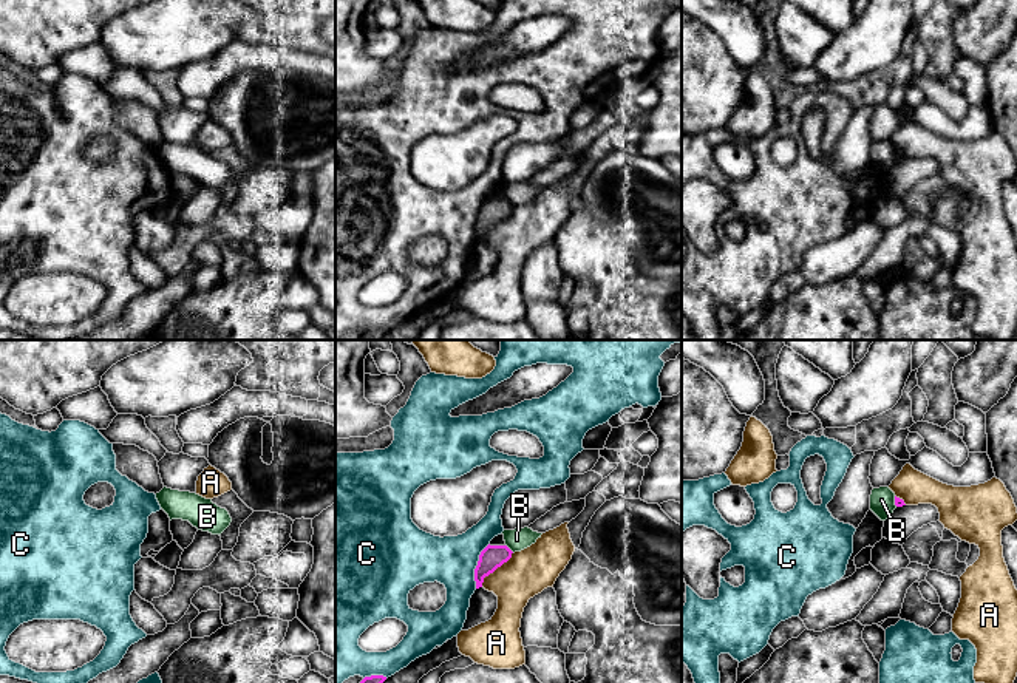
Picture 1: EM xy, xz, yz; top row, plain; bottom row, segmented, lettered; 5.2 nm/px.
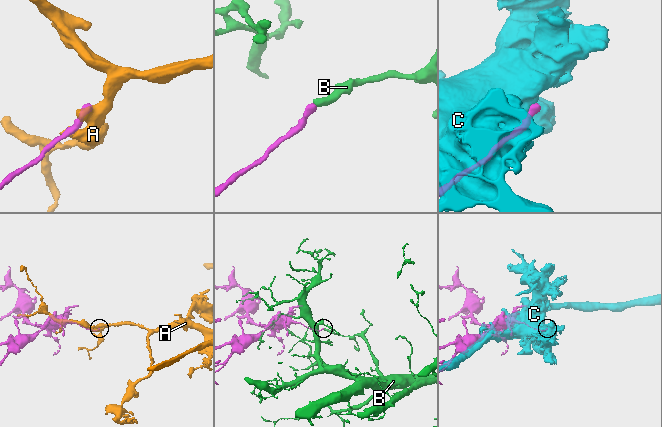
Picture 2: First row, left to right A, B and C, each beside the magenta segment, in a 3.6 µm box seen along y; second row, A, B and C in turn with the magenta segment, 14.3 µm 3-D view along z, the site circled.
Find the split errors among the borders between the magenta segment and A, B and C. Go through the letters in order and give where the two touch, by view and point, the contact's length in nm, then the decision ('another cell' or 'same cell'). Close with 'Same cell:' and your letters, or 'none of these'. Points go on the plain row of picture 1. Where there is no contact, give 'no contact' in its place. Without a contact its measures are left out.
A: xz (495, 223) | 240 nm | another cell
B: xz (509, 203) | 60 nm | another cell
C: xz (476, 220) | 260 nm | another cell
Same cell: none of these

